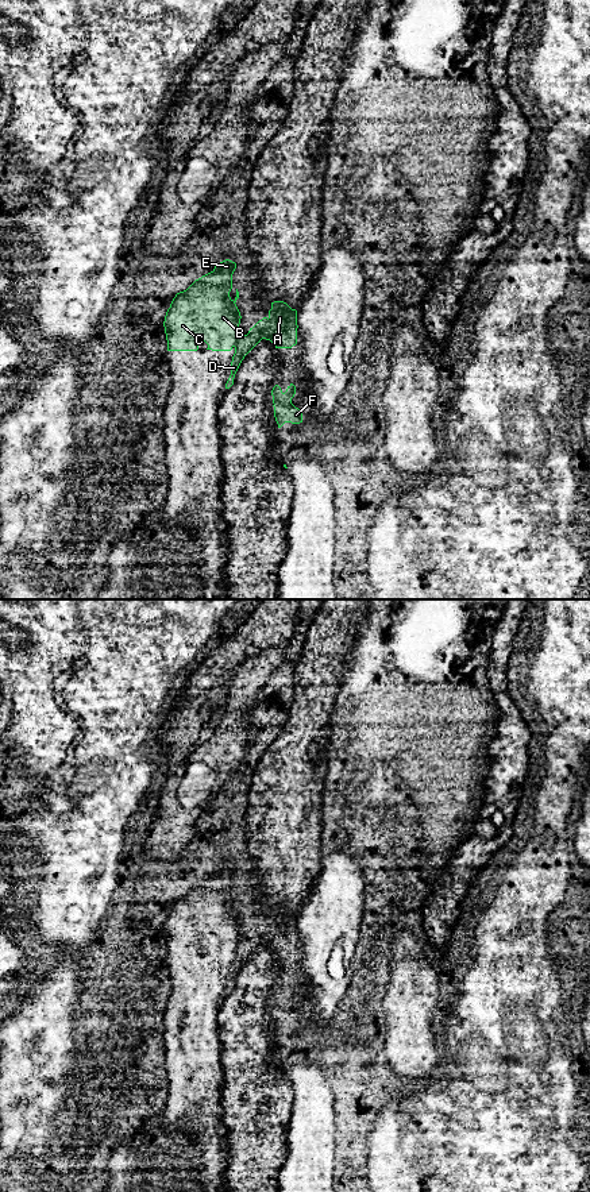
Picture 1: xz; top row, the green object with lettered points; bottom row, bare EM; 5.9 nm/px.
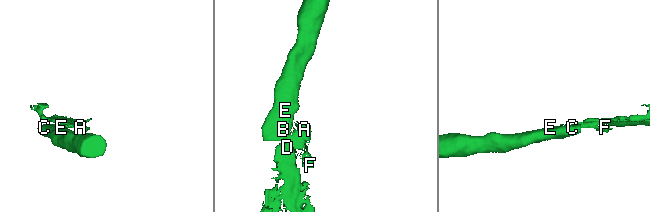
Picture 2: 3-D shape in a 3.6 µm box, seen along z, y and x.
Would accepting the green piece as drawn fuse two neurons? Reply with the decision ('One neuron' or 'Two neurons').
Two neurons

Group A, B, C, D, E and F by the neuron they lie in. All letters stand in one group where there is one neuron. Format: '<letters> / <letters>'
A D F / B C E

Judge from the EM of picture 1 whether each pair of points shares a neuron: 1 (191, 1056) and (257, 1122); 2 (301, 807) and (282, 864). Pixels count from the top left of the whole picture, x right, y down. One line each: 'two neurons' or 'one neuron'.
1: two neurons
2: one neuron

